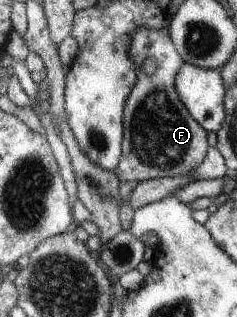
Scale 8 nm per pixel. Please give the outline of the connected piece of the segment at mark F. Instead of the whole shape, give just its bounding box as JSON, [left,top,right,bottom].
[114,27,209,183]

